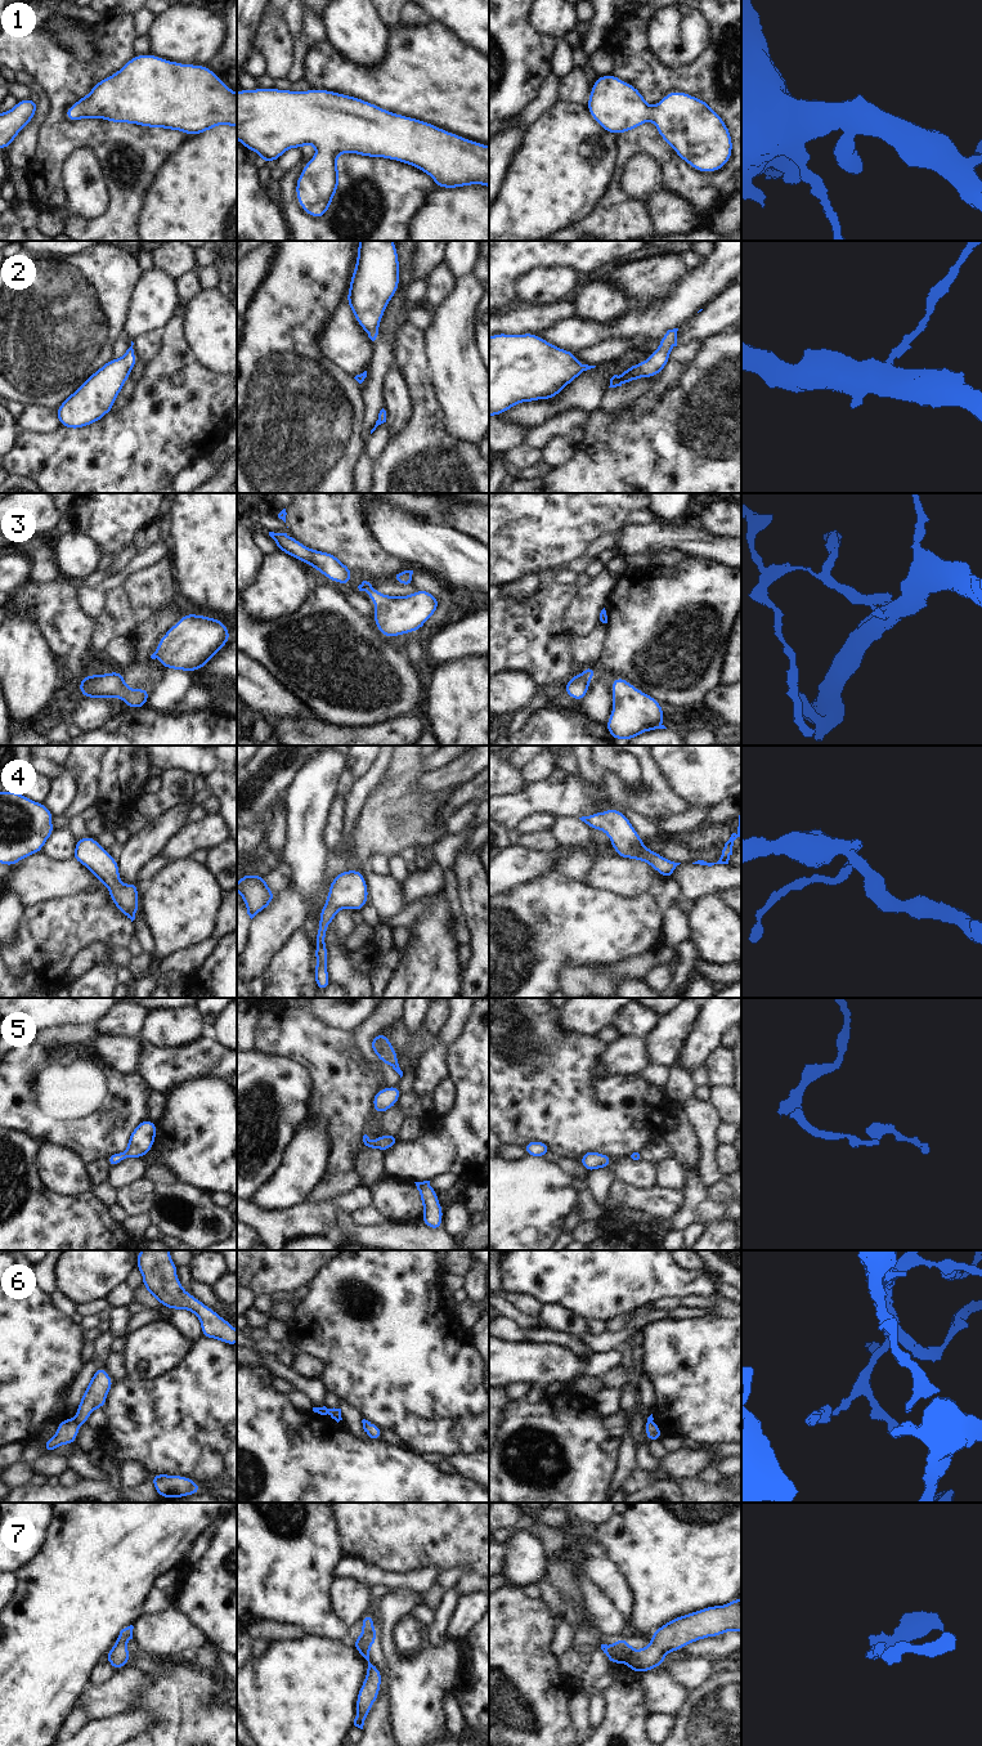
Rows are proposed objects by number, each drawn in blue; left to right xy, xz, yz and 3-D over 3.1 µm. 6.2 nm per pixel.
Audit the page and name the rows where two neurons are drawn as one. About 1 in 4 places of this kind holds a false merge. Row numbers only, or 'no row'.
6.

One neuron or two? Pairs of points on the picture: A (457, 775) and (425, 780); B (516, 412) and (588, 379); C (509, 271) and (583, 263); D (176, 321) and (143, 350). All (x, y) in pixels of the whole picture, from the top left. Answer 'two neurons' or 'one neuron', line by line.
A: one neuron
B: one neuron
C: one neuron
D: two neurons

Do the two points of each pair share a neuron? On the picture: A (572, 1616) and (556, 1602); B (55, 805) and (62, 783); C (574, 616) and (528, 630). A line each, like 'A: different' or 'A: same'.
A: same
B: same
C: different

